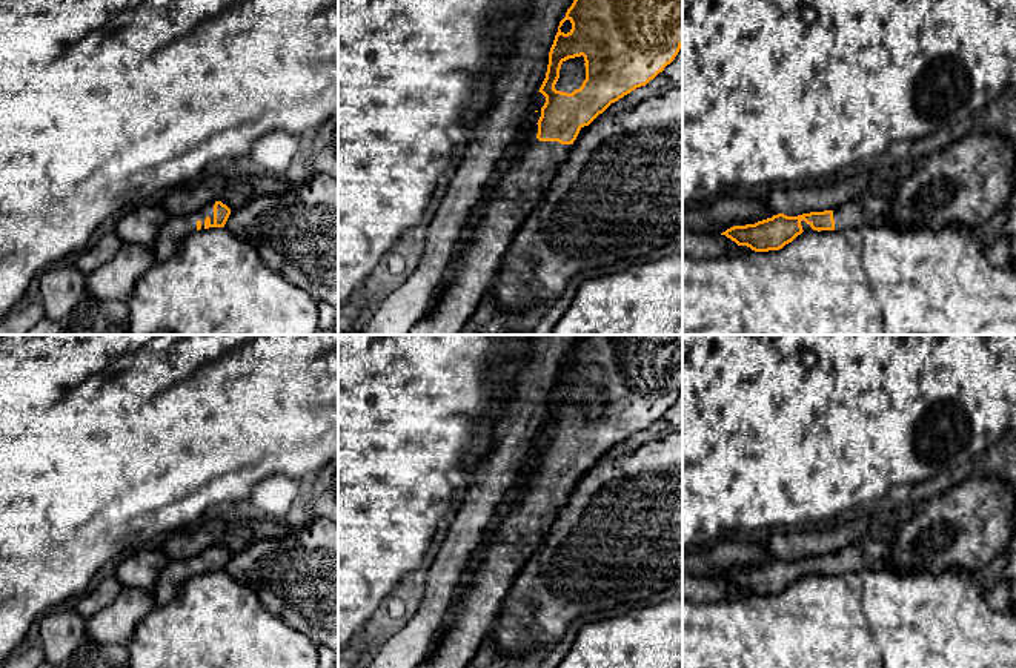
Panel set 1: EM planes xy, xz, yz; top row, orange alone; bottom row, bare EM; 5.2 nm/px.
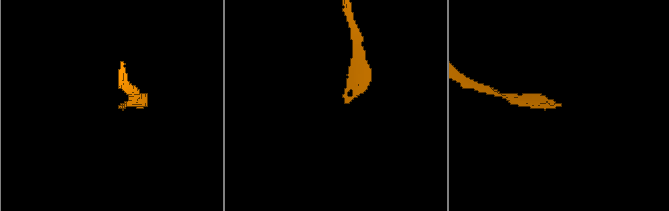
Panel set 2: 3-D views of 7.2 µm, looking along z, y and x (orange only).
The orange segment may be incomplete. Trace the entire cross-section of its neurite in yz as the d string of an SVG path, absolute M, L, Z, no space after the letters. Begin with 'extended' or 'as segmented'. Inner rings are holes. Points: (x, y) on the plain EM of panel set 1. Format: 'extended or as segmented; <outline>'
extended; M855 536L847 547L833 554L810 556L798 561L778 557L755 568L733 570L721 579L755 596L779 594L802 576L887 568L888 554L887 541Z

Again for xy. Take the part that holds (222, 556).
extended; M215 545L192 557L169 561L152 591L155 597L155 607L163 607L172 602L178 596L184 582L194 574L224 571L229 559L231 553L221 545Z

